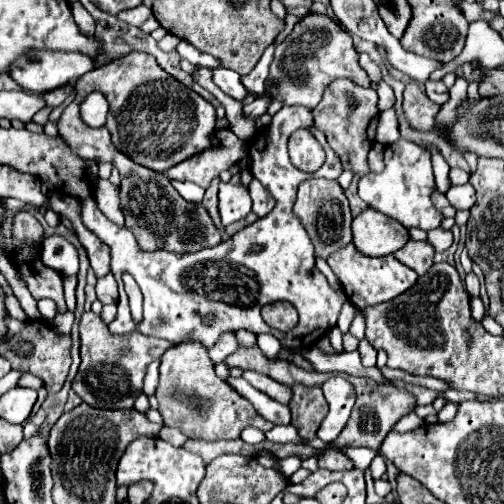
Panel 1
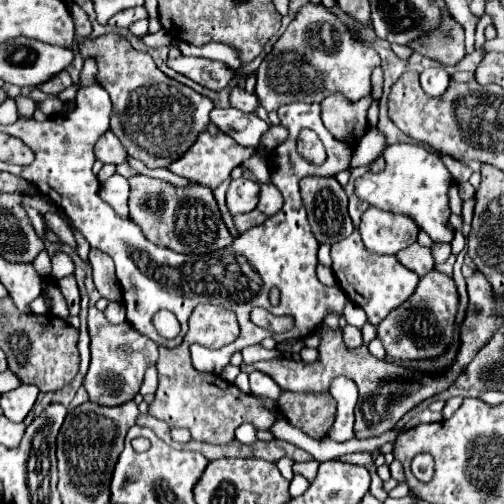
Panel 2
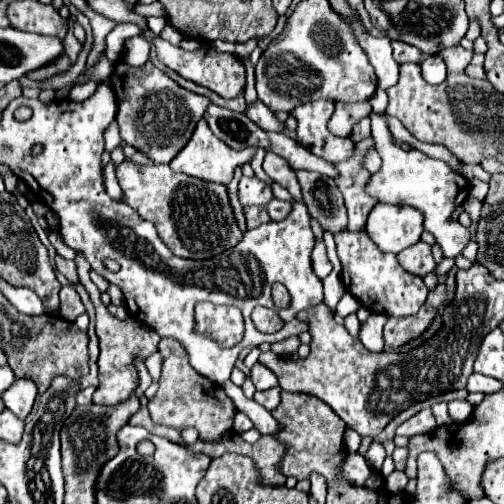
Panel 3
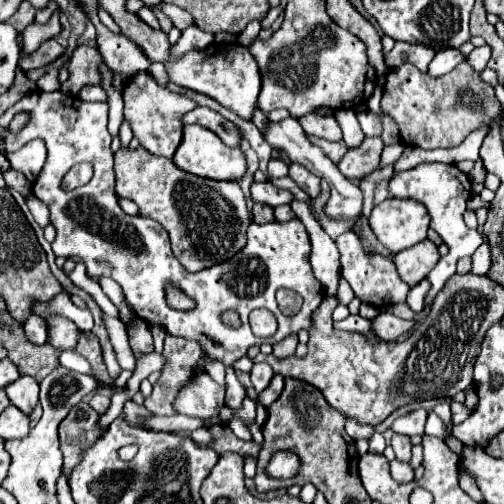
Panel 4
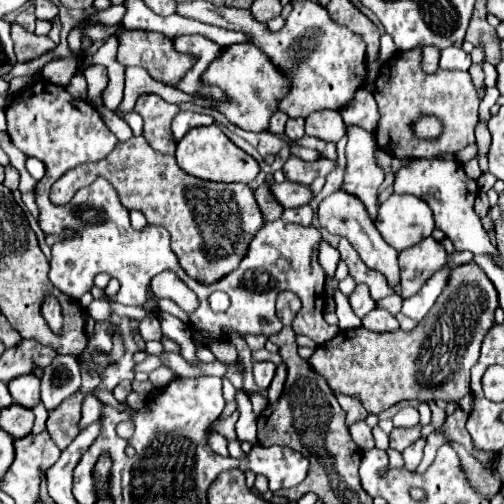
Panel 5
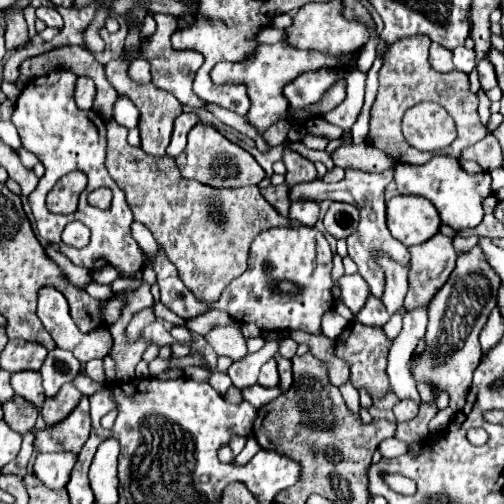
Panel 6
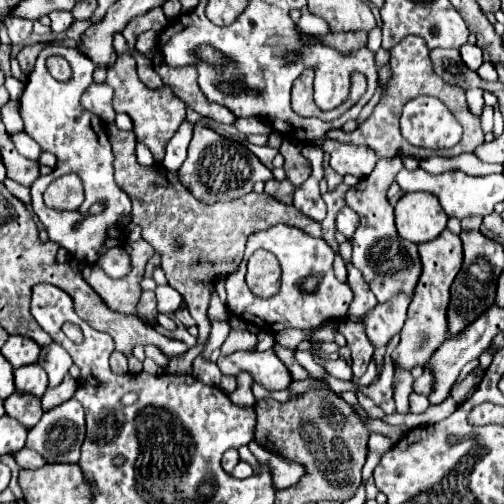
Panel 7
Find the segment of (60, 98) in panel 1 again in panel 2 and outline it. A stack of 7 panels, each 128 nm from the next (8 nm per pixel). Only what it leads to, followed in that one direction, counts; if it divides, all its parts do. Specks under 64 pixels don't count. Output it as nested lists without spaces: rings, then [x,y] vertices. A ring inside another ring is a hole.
[[[60,72],[60,76],[54,76],[52,80],[48,80],[48,84],[40,84],[40,90],[44,94],[60,94],[66,86],[72,86],[72,80],[70,80],[70,74],[68,72]]]

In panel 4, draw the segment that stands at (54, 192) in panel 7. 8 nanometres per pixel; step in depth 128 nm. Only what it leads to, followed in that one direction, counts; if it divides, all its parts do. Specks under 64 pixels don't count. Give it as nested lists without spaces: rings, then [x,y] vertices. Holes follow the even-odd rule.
[[[120,148],[114,154],[114,172],[116,172],[116,194],[130,198],[136,202],[140,216],[154,218],[164,226],[164,230],[170,234],[172,252],[180,260],[180,264],[190,270],[198,272],[200,268],[210,268],[212,264],[220,264],[228,258],[232,258],[244,244],[246,244],[246,228],[250,224],[246,198],[236,182],[216,182],[200,176],[192,176],[180,168],[172,160],[156,158],[148,154],[144,148],[128,150]],[[88,162],[76,164],[74,168],[64,176],[62,188],[64,188],[64,190],[74,190],[75,188],[84,186],[90,178],[92,178],[92,164],[88,164]]]

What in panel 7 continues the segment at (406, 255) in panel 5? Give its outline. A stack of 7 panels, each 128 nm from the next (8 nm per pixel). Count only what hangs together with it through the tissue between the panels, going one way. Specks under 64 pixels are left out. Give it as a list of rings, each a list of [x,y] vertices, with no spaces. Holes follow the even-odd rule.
[[[444,230],[438,238],[424,242],[418,246],[420,262],[422,262],[422,274],[418,278],[418,284],[412,294],[412,302],[408,306],[408,318],[404,322],[404,328],[400,332],[400,344],[396,346],[392,358],[396,364],[404,366],[406,370],[412,370],[414,366],[424,366],[432,352],[446,340],[446,320],[444,310],[448,308],[448,296],[452,280],[456,278],[460,266],[462,266],[462,242],[460,236],[452,234],[450,230]]]

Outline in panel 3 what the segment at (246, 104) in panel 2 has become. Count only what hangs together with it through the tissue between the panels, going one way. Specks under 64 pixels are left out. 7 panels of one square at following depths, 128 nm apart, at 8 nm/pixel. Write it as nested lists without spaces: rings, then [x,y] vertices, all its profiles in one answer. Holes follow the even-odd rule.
[[[256,100],[254,104],[250,104],[250,106],[246,108],[246,116],[248,116],[250,120],[254,120],[256,124],[260,124],[264,130],[282,132],[282,128],[284,128],[284,124],[280,124],[280,122],[276,120],[276,116],[274,116],[260,100]]]

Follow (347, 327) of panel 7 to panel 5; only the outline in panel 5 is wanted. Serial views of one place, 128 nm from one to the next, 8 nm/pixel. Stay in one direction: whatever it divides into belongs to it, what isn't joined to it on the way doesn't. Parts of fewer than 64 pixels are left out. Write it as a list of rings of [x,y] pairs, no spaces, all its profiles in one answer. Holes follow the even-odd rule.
[[[474,262],[456,266],[452,270],[452,276],[444,292],[440,294],[440,300],[436,300],[428,316],[412,332],[376,334],[362,326],[354,330],[340,330],[332,340],[316,346],[314,354],[308,358],[308,364],[316,374],[326,378],[334,394],[356,396],[368,414],[380,414],[402,400],[458,402],[462,396],[470,392],[470,370],[480,358],[480,344],[488,328],[492,328],[494,324],[496,308],[498,308],[498,294],[494,284],[488,280],[488,276]]]

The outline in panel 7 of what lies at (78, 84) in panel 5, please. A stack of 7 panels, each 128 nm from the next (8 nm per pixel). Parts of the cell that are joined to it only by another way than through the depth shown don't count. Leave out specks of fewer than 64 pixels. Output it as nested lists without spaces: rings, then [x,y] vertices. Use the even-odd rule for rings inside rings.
[[[92,84],[84,94],[82,94],[82,106],[86,110],[100,116],[104,122],[114,122],[114,108],[112,108],[112,88],[108,84]]]

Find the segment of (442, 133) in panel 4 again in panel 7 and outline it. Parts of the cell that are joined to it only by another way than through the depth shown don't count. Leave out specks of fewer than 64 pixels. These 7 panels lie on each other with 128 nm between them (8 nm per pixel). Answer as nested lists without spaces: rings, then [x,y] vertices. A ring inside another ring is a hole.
[[[406,36],[400,44],[396,44],[392,50],[390,50],[390,78],[388,78],[388,84],[386,84],[386,90],[380,98],[380,102],[376,104],[372,116],[368,120],[364,120],[354,132],[346,134],[342,130],[328,130],[326,138],[328,140],[338,140],[338,142],[344,142],[344,144],[356,144],[356,146],[368,146],[372,148],[380,158],[394,158],[394,156],[416,156],[416,158],[430,158],[430,156],[458,156],[462,152],[472,152],[478,144],[484,142],[484,132],[482,132],[482,126],[480,126],[480,116],[472,114],[470,108],[468,108],[468,102],[466,102],[466,92],[460,88],[460,86],[454,86],[454,84],[448,84],[444,82],[440,76],[436,76],[432,72],[432,66],[430,66],[430,58],[428,58],[428,48],[426,44],[422,44],[422,38],[420,36]],[[416,96],[434,96],[434,98],[440,98],[454,116],[458,116],[458,122],[462,124],[464,128],[464,134],[462,134],[462,140],[456,144],[456,146],[450,149],[442,149],[440,152],[432,152],[426,148],[414,148],[412,144],[408,144],[402,134],[400,134],[400,126],[398,126],[398,118],[402,114],[402,108],[408,100],[416,98]]]

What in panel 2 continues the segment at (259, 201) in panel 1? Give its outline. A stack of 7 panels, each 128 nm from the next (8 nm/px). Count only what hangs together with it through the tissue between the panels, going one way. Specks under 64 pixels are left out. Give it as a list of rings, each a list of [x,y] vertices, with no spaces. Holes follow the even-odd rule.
[[[260,182],[260,202],[258,210],[266,216],[274,216],[282,208],[282,194],[274,184]]]

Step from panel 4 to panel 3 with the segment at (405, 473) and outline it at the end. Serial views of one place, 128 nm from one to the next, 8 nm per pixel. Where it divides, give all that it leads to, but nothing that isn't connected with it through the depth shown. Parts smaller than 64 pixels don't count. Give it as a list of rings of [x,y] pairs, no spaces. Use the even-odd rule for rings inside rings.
[[[394,470],[394,472],[386,478],[386,490],[388,490],[390,494],[402,492],[402,490],[406,488],[406,484],[408,484],[406,474],[404,474],[404,472],[398,472],[398,470]]]

